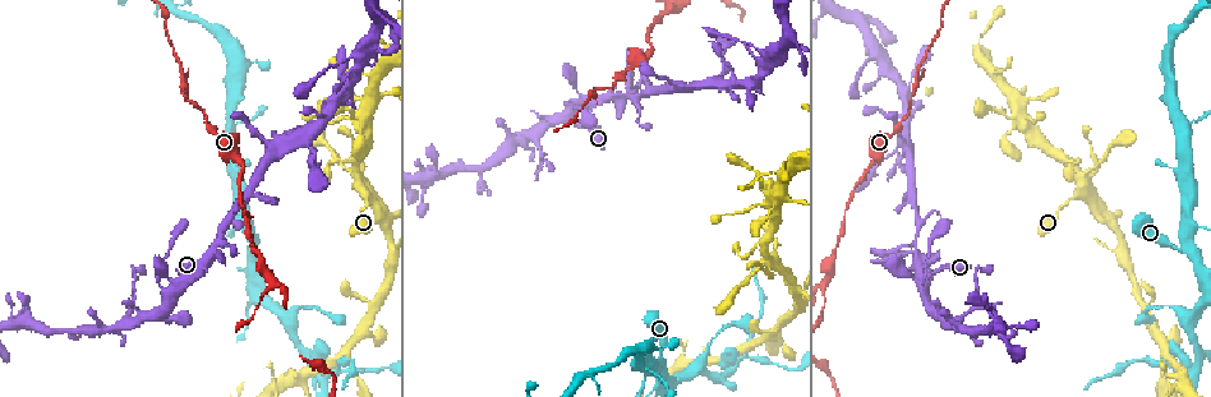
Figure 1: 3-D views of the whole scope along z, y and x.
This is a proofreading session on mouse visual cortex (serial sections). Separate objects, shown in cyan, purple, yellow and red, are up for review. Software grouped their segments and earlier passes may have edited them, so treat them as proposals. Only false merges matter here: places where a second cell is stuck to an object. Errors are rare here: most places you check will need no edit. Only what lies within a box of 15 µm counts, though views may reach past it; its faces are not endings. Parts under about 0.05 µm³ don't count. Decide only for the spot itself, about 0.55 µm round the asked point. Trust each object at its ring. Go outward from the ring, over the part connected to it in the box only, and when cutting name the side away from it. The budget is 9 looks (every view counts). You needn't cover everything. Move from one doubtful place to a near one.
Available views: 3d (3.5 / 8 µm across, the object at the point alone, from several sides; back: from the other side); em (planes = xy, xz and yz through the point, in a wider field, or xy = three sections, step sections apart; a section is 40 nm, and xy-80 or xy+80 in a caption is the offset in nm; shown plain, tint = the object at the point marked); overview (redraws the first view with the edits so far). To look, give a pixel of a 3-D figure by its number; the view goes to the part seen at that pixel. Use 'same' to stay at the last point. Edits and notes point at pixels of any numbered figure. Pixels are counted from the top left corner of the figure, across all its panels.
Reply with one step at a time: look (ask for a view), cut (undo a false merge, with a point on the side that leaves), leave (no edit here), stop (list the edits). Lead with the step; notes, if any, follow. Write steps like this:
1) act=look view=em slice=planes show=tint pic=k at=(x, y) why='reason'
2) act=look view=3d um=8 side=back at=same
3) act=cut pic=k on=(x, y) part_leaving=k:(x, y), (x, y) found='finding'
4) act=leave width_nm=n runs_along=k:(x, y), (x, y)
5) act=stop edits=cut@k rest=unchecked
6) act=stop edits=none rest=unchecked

act=look view=3d um=3.5 pic=1 at=(215, 244) why='thin neck'

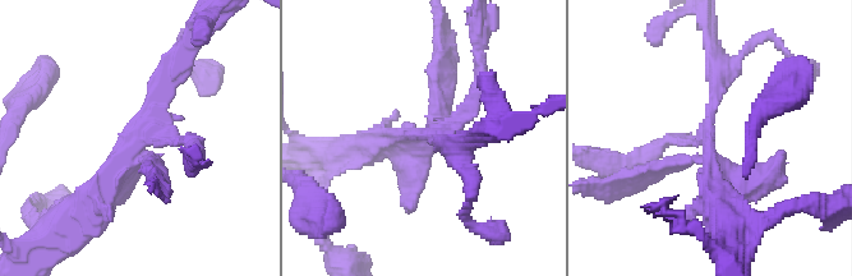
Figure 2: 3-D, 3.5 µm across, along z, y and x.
act=look view=em slice=xy step=3 show=tint pic=2 at=(424, 130) why='now the EM'

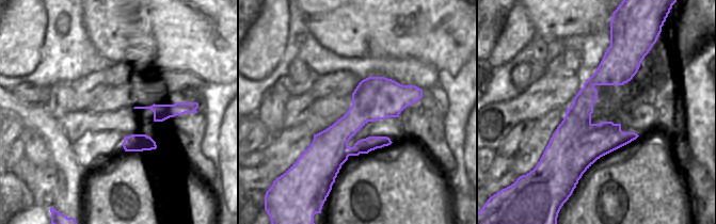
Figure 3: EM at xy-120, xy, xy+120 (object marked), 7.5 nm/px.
act=leave runs_along=3:(638, 58), (589, 89), (555, 166) found='one cell here'

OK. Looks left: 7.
act=look view=em slice=xy step=3 show=tint pic=1 at=(652, 51) why='abrupt turn'

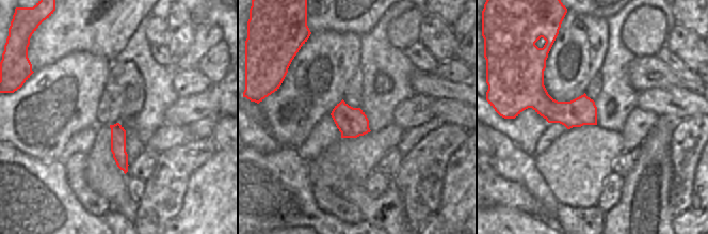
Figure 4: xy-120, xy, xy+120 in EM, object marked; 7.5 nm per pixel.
act=look view=3d um=3.5 at=same

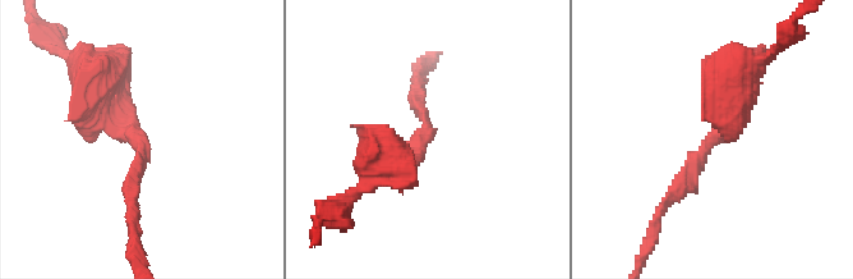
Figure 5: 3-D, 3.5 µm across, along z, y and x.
act=leave runs_along=5:(715, 97), (728, 126), (660, 211) found='continuous, no second cell'

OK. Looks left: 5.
act=look view=3d um=3.5 pic=1 at=(542, 161) why='sharp bend'

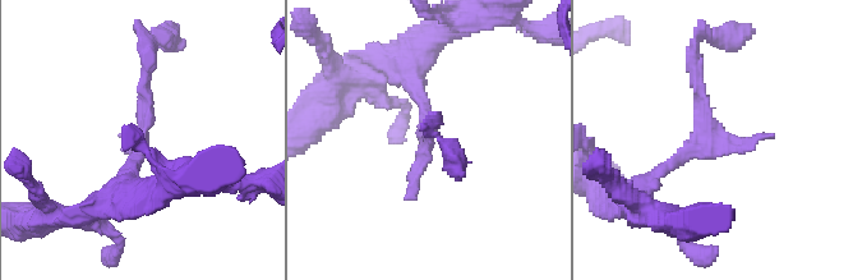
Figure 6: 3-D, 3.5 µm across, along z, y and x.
act=look view=em slice=xy step=1 show=tint pic=6 at=(708, 141) why='now the EM'

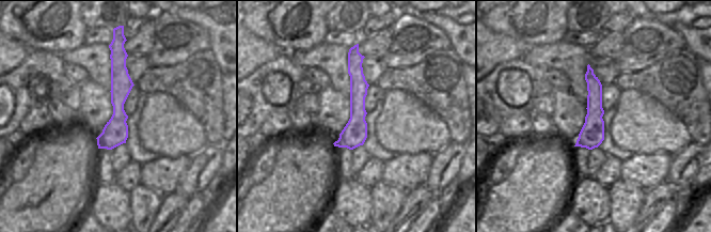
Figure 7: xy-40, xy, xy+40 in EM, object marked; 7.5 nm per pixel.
act=leave runs_along=6:(642, 189), (711, 138), (695, 60) found='continuous, no second cell'

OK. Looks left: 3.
act=look view=3d um=3.5 pic=1 at=(742, 357) why='three-way junction'

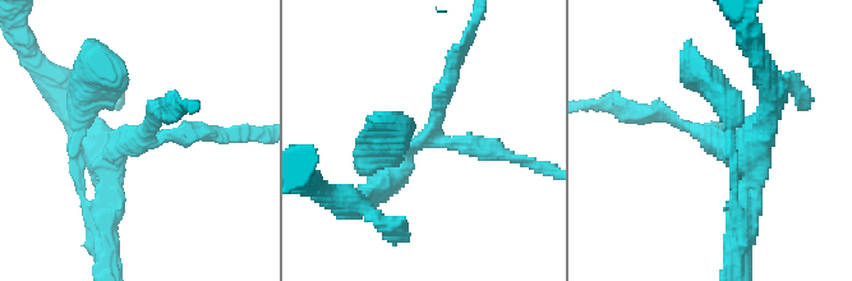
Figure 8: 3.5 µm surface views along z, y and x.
act=look view=em slice=xy step=3 show=tint pic=8 at=(136, 140)

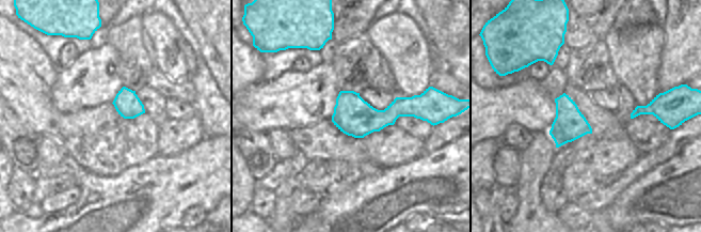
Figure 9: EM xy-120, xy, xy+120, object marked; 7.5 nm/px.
act=leave arms=3 arm_widths_nm=200,250,300 runs_along=8:(373, 192), (424, 136), (503, 156) found='one cell here'

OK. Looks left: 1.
act=stop edits=none rest=unchecked

